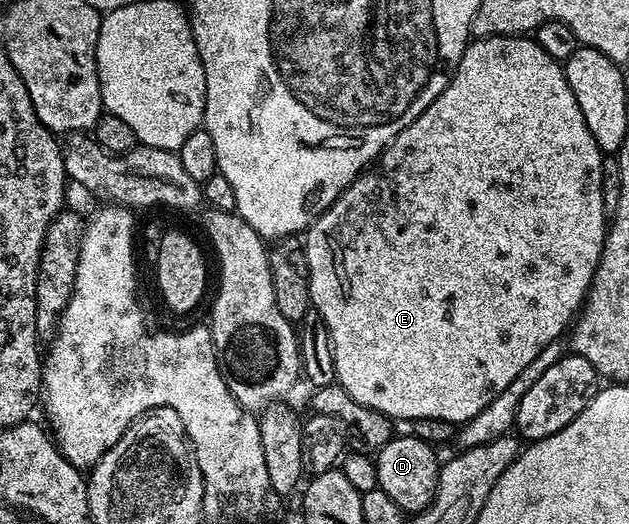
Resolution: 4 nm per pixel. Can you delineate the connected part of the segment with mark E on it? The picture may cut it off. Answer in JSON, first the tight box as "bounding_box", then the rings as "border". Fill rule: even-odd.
{"bounding_box":[303,34,607,424],"border":[[[500,34],[490,38],[474,37],[465,47],[463,56],[459,60],[452,78],[449,79],[449,87],[411,125],[403,128],[403,132],[399,132],[399,136],[395,136],[393,143],[376,158],[376,161],[362,170],[360,176],[313,221],[308,230],[304,231],[303,245],[309,269],[309,301],[312,309],[323,320],[333,345],[336,385],[342,386],[347,392],[347,396],[351,396],[351,400],[359,400],[359,404],[388,418],[394,420],[402,418],[405,424],[411,424],[420,418],[447,420],[454,424],[463,424],[467,420],[471,420],[471,416],[479,416],[479,412],[483,412],[483,408],[487,408],[487,404],[491,404],[491,400],[495,400],[495,396],[499,396],[499,392],[503,392],[503,388],[507,388],[507,384],[511,384],[511,380],[515,380],[515,376],[519,376],[519,372],[523,372],[523,368],[527,368],[527,364],[531,364],[531,360],[535,360],[535,356],[539,356],[539,352],[543,352],[543,348],[547,348],[547,344],[558,341],[570,329],[571,323],[576,319],[581,307],[585,305],[585,299],[590,286],[593,285],[597,266],[601,263],[601,253],[605,247],[607,233],[605,190],[601,187],[601,158],[603,158],[603,152],[599,148],[599,144],[595,144],[595,136],[591,136],[591,128],[587,128],[587,120],[583,120],[583,112],[579,109],[579,100],[575,100],[575,92],[571,92],[571,84],[567,84],[565,67],[562,63],[547,56],[547,52],[543,52],[539,43],[529,36]]]}

